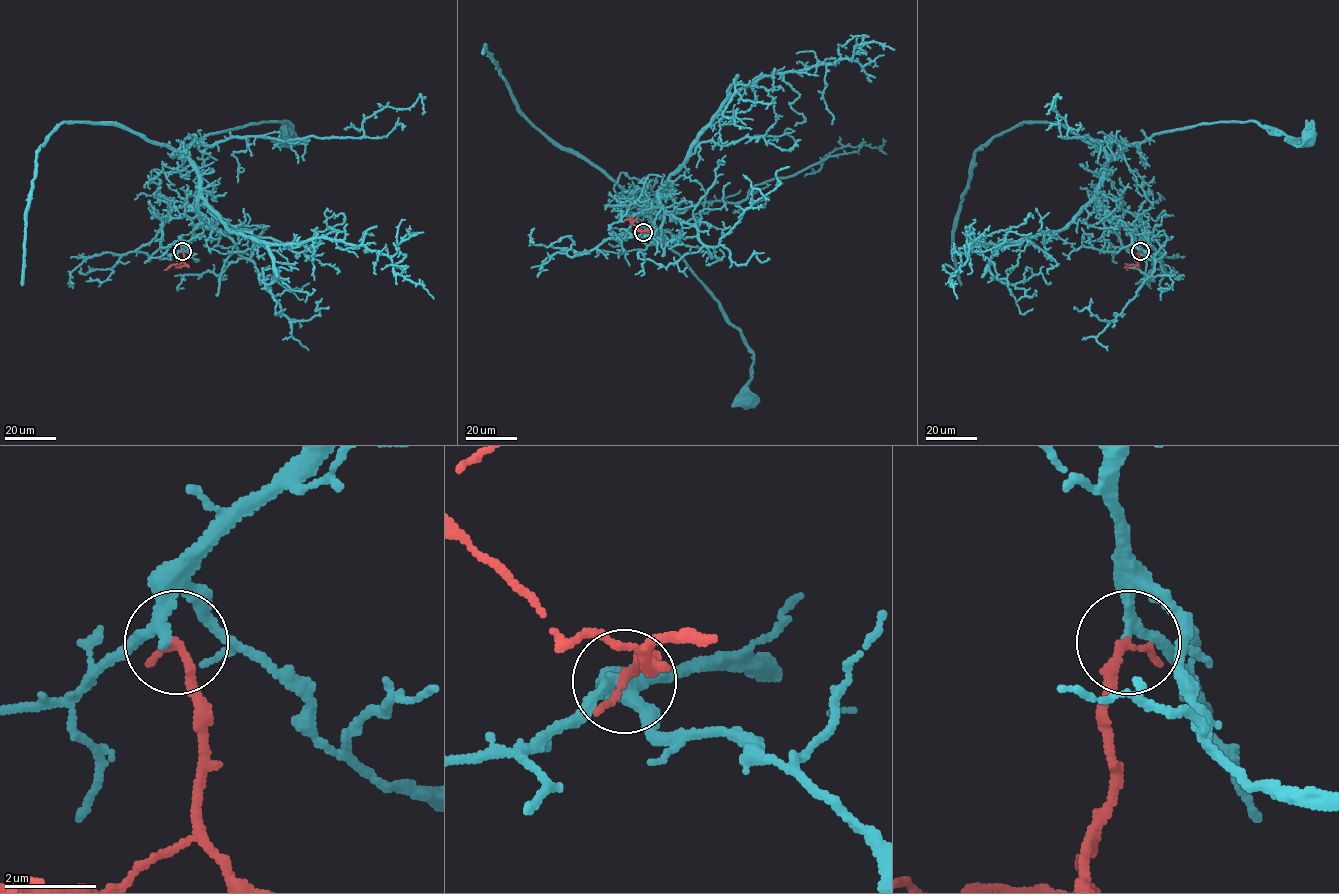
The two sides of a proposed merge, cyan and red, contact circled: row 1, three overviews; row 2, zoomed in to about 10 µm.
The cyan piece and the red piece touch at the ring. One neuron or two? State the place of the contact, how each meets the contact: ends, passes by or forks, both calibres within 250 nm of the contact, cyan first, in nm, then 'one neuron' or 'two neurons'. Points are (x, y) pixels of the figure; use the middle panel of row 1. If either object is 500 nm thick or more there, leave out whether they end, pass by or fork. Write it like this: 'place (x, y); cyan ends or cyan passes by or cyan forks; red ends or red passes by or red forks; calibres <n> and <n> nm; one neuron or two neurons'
place (643, 232); cyan passes by; red ends; calibres 200 and 240 nm; one neuron

